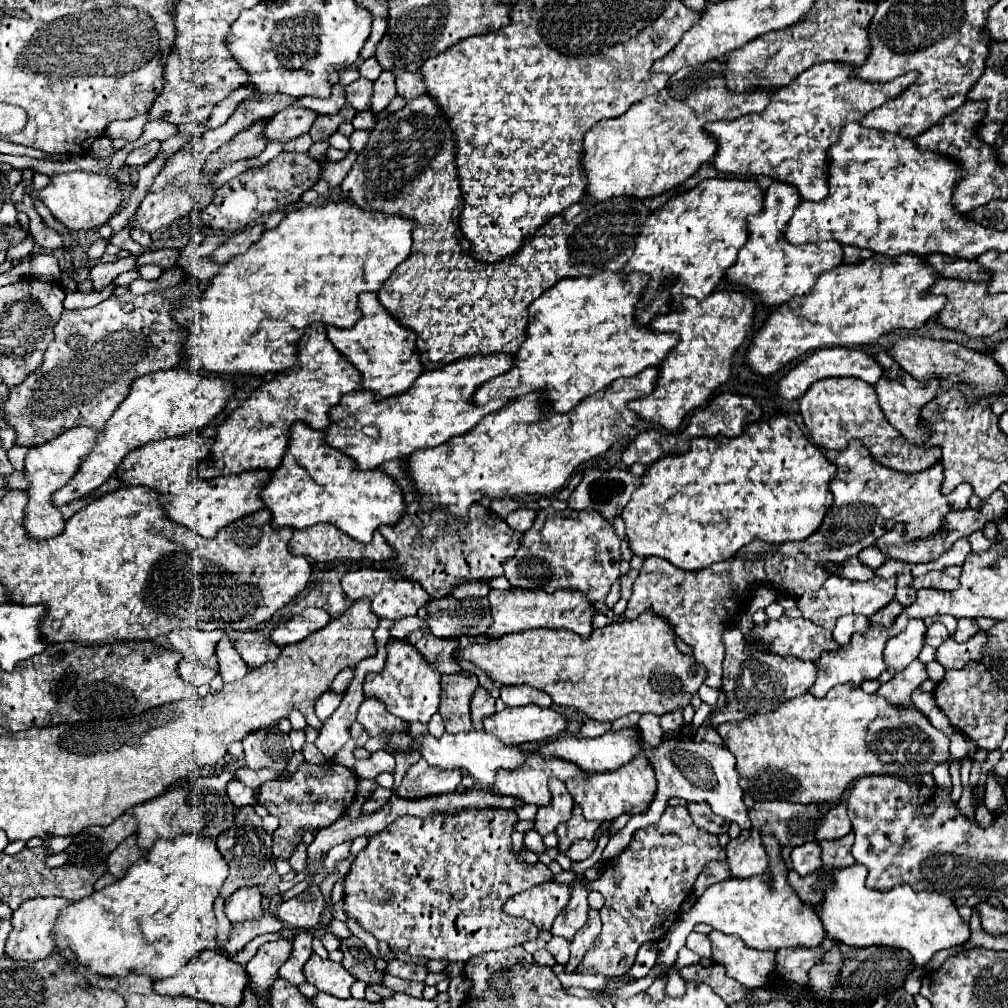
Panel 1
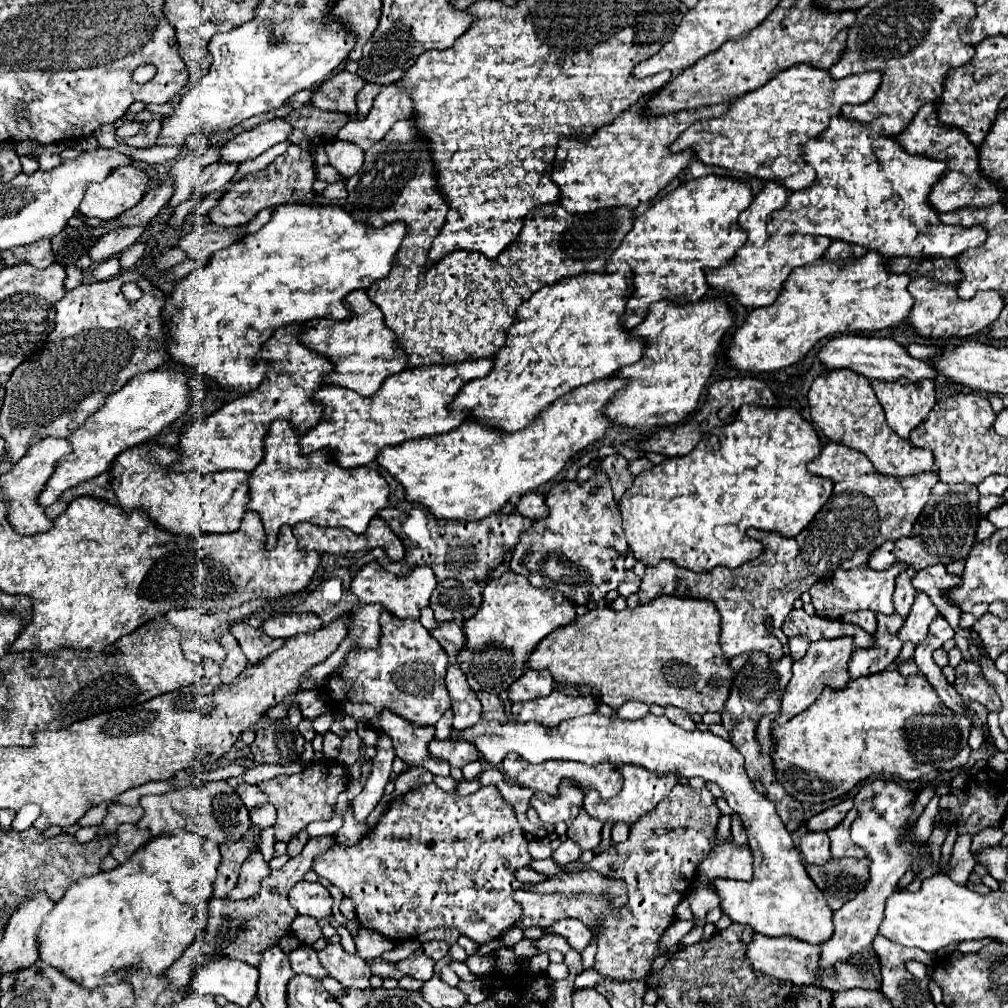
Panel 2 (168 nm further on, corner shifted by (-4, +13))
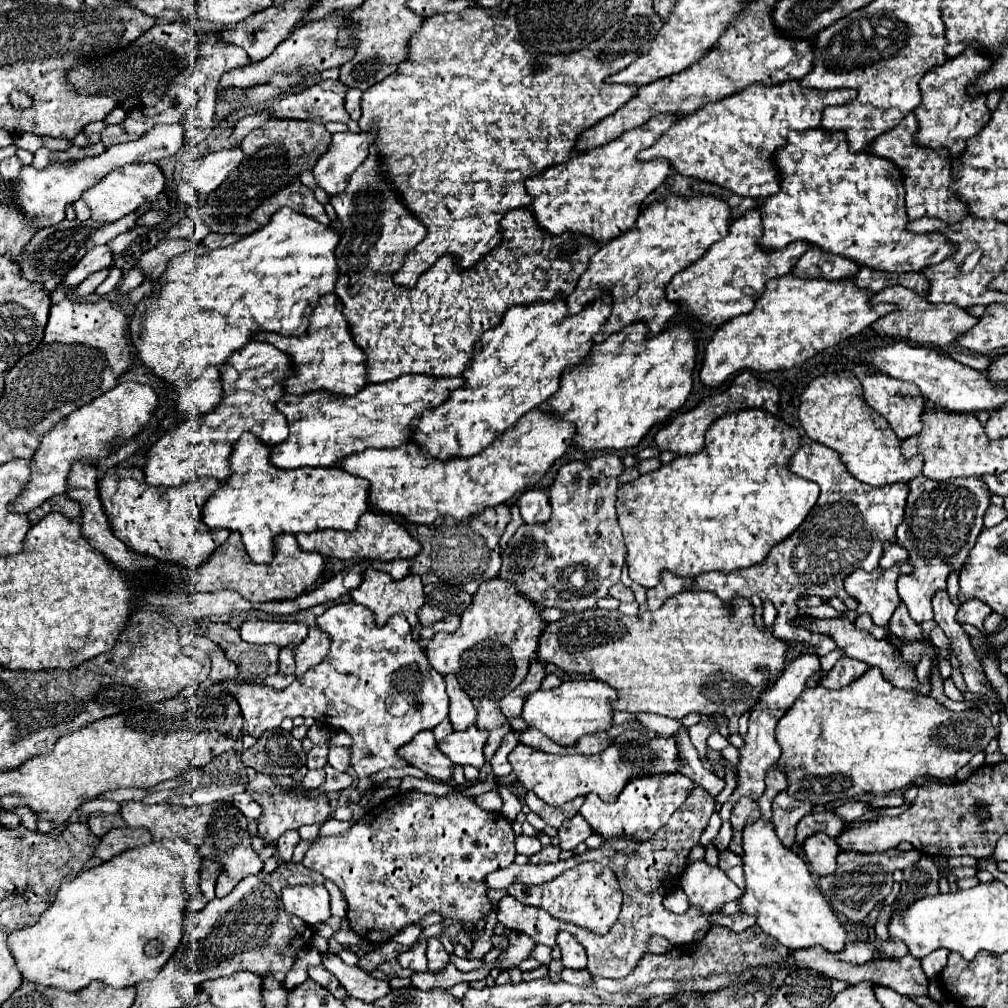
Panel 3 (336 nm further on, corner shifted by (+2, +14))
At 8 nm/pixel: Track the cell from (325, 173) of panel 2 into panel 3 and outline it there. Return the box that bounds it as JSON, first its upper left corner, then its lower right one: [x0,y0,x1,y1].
[314,133,374,195]

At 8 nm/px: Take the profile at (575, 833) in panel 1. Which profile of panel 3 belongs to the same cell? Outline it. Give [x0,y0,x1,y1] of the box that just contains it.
[558,813,594,851]

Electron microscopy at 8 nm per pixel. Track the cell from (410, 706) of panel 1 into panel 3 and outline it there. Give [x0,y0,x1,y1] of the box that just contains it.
[226,601,448,793]

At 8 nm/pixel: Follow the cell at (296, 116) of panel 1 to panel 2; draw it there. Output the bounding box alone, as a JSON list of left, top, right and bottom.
[218,118,288,164]

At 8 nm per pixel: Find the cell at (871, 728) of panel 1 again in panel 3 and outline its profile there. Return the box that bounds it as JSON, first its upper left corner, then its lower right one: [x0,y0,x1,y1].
[776,669,998,805]

